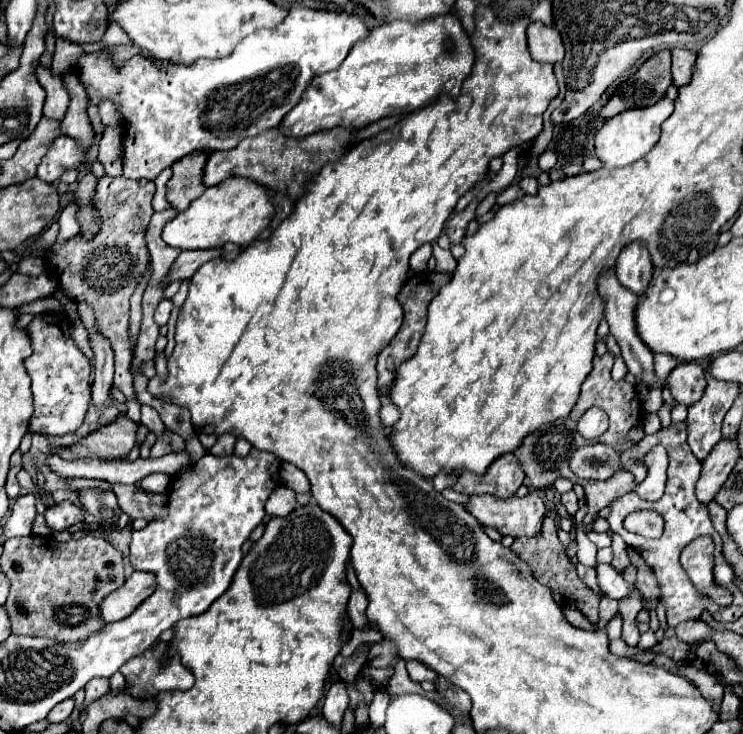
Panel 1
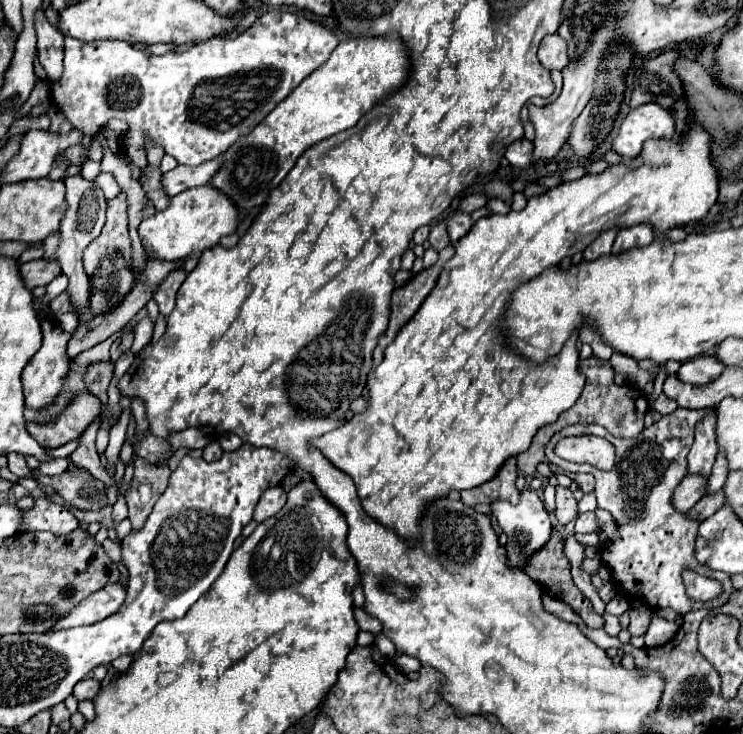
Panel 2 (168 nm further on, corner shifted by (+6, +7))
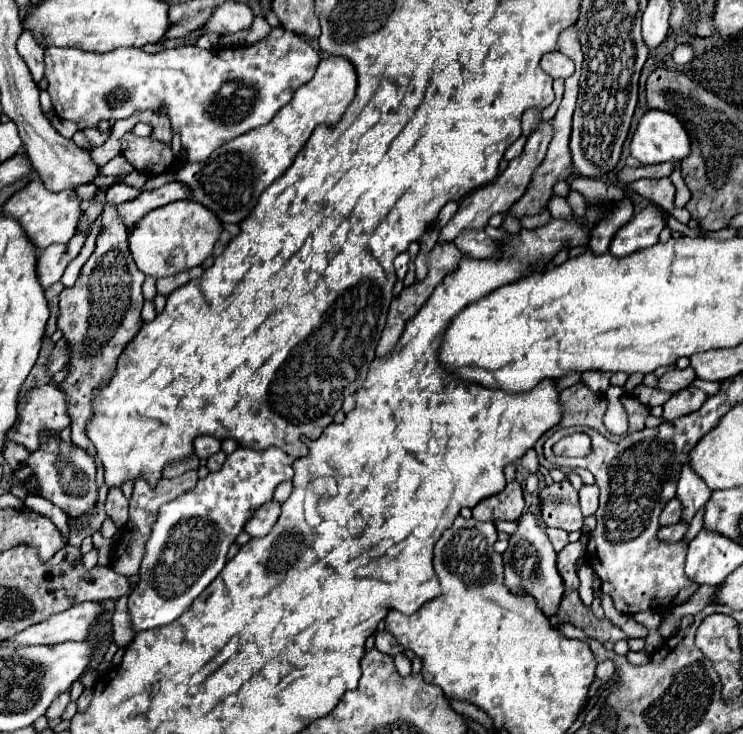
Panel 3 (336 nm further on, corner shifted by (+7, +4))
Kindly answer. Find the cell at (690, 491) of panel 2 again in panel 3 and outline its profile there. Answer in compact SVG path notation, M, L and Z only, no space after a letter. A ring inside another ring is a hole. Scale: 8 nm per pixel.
M671 499L665 505L663 513L659 515L659 525L665 527L665 525L673 525L677 521L681 521L681 503L677 503L677 499Z

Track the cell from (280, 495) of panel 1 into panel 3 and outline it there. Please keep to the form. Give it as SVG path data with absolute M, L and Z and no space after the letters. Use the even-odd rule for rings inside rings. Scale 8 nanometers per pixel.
M271 501L255 511L255 515L245 523L243 531L249 533L249 537L265 537L271 531L271 527L277 523L279 515L281 515L281 505Z

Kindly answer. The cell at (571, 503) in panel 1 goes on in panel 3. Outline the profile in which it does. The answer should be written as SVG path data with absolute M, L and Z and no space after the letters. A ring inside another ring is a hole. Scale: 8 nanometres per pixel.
M569 479L545 485L539 491L541 517L547 527L563 531L579 531L583 527L583 513L579 509L579 495Z

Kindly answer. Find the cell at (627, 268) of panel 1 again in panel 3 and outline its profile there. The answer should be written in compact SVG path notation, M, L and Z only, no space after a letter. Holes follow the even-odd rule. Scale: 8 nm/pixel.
M649 205L641 209L625 227L621 227L611 239L609 253L615 257L625 257L633 251L647 249L657 243L661 229L667 223L667 211L657 205Z

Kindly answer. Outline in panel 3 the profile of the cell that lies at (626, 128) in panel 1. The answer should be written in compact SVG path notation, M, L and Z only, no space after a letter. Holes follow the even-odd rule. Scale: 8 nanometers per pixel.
M647 111L631 139L631 155L643 165L665 161L681 161L691 153L691 143L685 127L667 111Z

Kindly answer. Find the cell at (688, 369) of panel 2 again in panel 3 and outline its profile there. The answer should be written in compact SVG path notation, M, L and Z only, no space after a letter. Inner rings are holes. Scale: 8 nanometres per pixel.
M687 367L687 369L673 369L673 371L667 371L665 375L659 377L657 389L675 393L675 391L685 389L693 379L695 379L695 375L693 375L693 369L691 367Z

